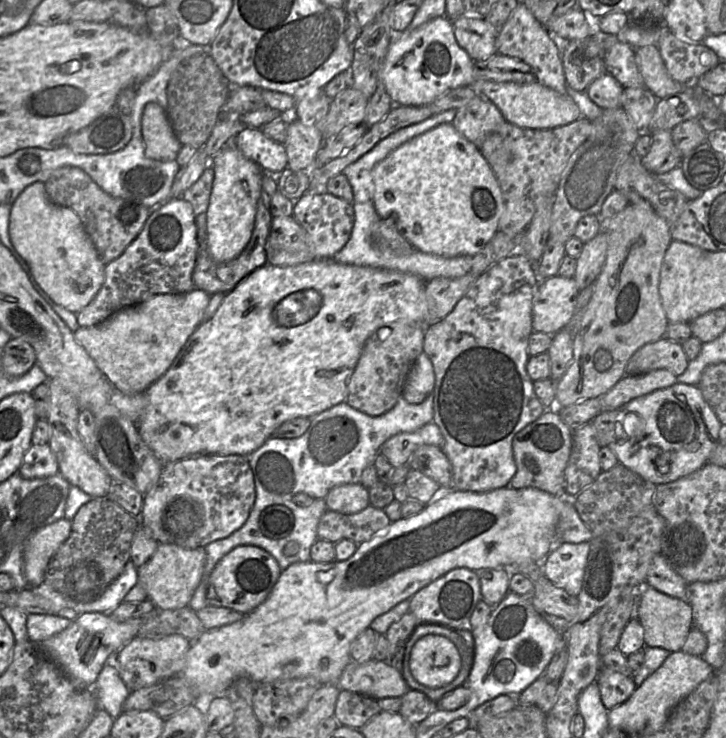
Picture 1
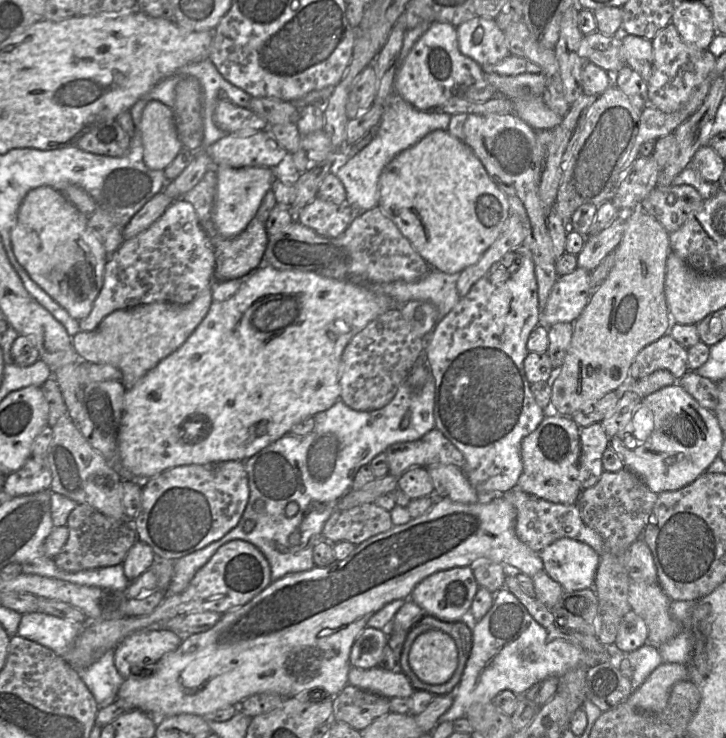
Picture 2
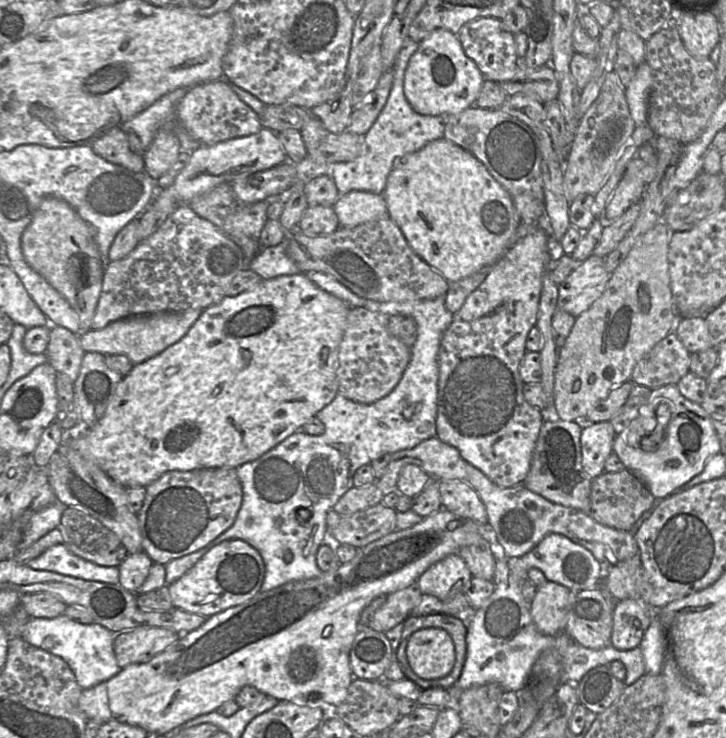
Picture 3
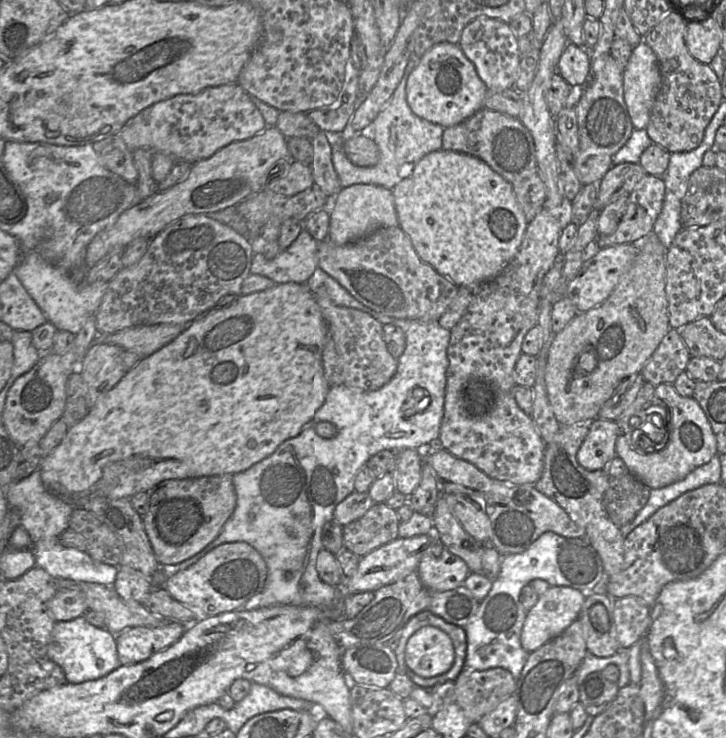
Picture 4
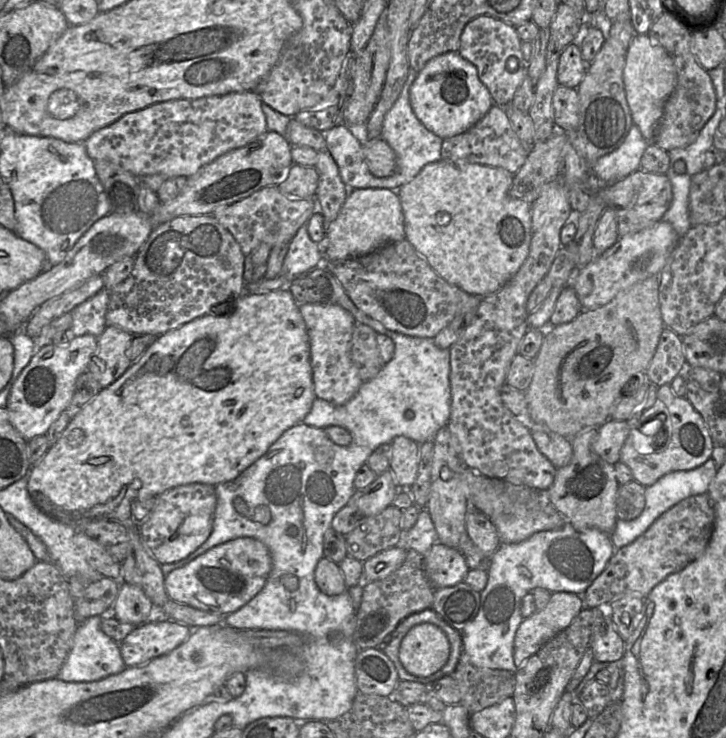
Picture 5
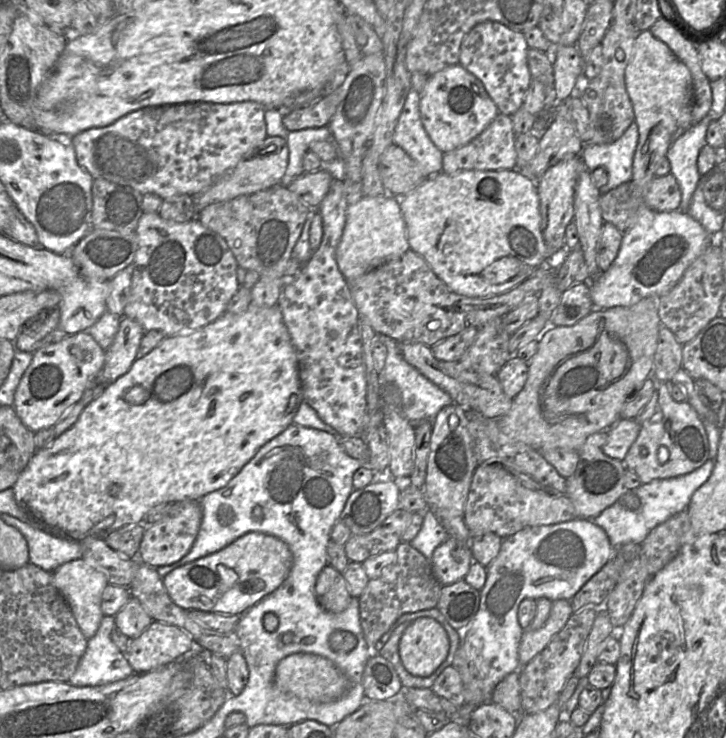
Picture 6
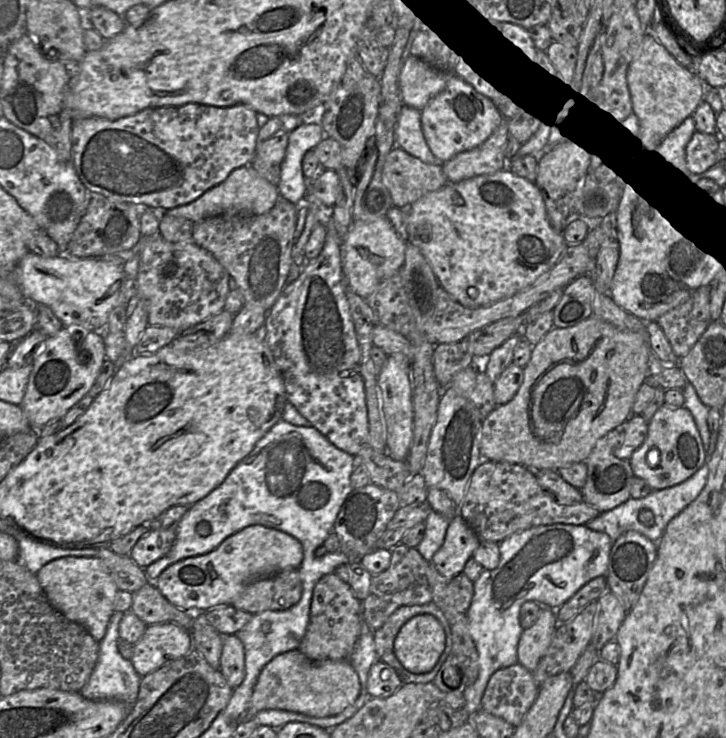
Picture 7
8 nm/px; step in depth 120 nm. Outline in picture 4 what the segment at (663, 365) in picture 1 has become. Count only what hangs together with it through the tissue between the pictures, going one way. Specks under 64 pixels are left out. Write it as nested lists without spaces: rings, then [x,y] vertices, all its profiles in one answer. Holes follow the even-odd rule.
[[[670,328],[640,374],[655,387],[662,383],[673,384],[686,370],[690,358],[680,332]]]

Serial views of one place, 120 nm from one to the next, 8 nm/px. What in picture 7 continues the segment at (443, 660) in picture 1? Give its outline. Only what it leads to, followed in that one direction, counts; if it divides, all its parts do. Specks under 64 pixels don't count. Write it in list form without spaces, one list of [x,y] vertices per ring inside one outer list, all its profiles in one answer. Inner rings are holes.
[[[431,614],[408,620],[394,640],[394,653],[405,669],[414,674],[430,672],[446,646],[445,631]]]

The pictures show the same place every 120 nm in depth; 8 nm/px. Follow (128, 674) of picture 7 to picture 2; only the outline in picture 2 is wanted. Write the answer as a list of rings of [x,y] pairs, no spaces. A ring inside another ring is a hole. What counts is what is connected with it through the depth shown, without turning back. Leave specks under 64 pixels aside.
[[[33,612],[22,615],[17,635],[51,649],[66,660],[83,627],[83,623]],[[108,650],[91,666],[78,669],[83,680],[99,708],[112,704],[117,699],[119,688],[124,678],[114,664],[114,650]]]

